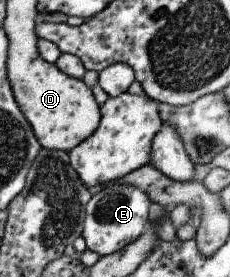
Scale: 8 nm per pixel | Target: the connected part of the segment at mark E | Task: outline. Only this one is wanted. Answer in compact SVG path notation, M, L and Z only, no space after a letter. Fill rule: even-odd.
M120 182L104 185L91 193L91 198L85 205L84 221L81 237L87 250L100 257L110 255L131 244L148 224L148 207L151 201L137 187Z

